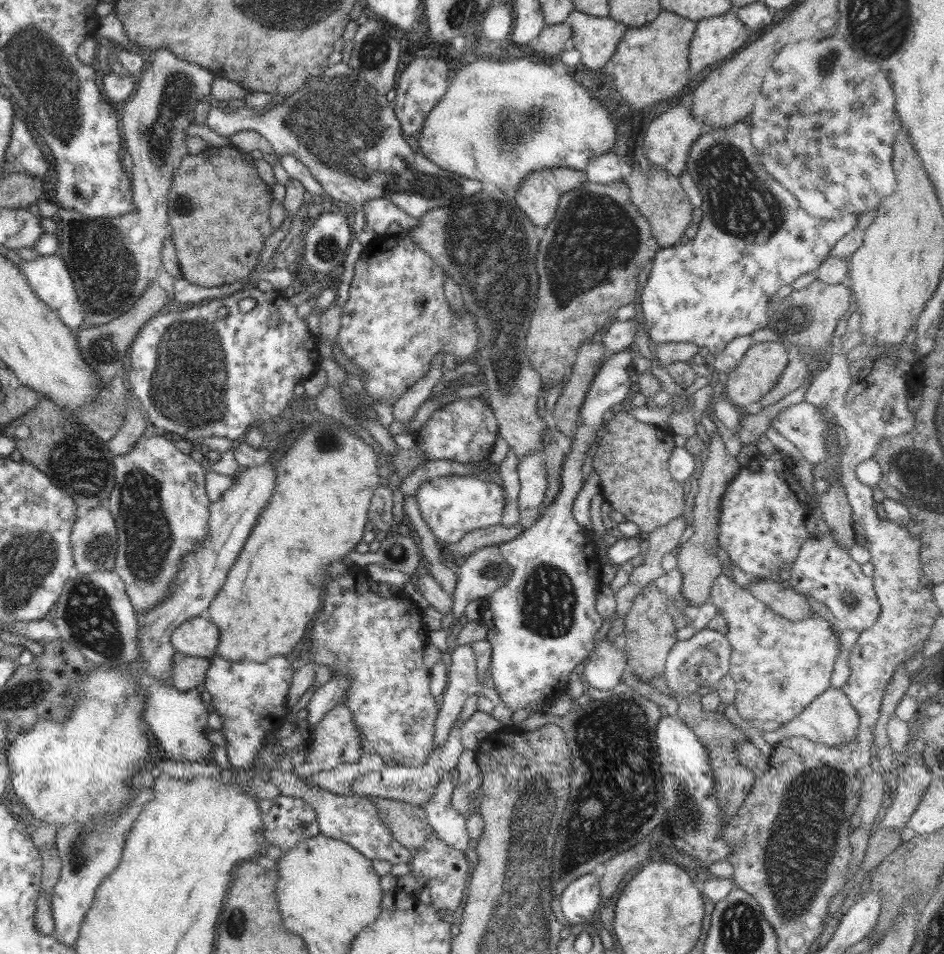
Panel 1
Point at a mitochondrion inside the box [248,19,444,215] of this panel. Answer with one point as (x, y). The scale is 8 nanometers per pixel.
(375, 50)

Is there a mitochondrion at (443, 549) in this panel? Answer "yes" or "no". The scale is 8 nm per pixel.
no

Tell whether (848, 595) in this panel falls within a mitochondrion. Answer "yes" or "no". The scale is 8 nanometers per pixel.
yes

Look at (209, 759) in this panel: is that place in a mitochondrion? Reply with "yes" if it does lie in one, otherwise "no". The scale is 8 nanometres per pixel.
no

